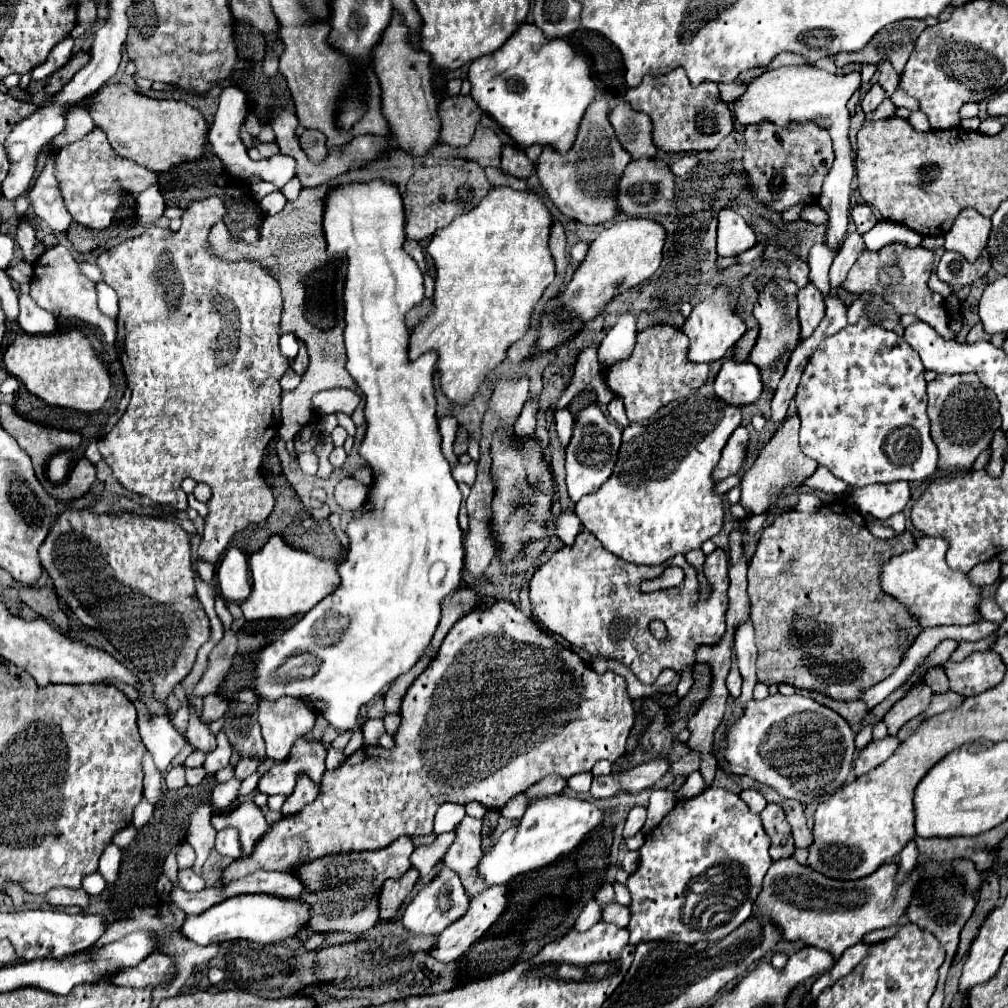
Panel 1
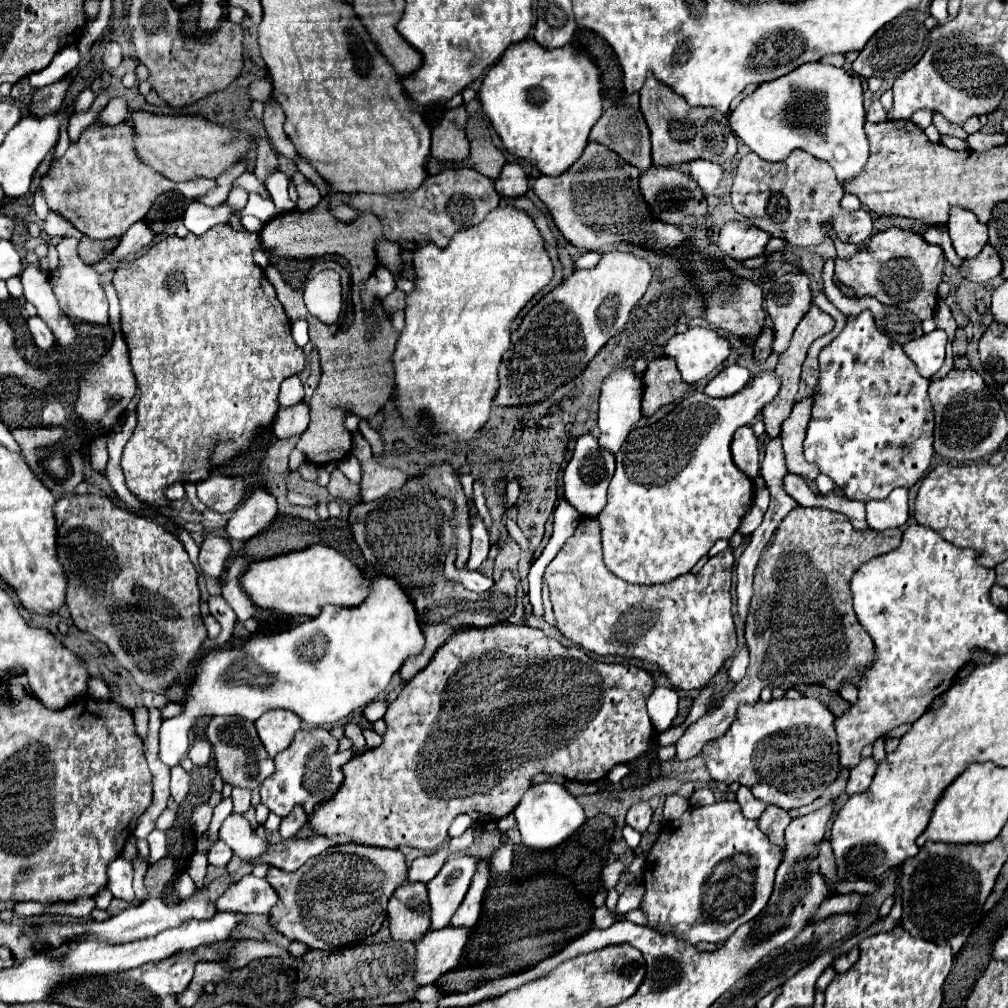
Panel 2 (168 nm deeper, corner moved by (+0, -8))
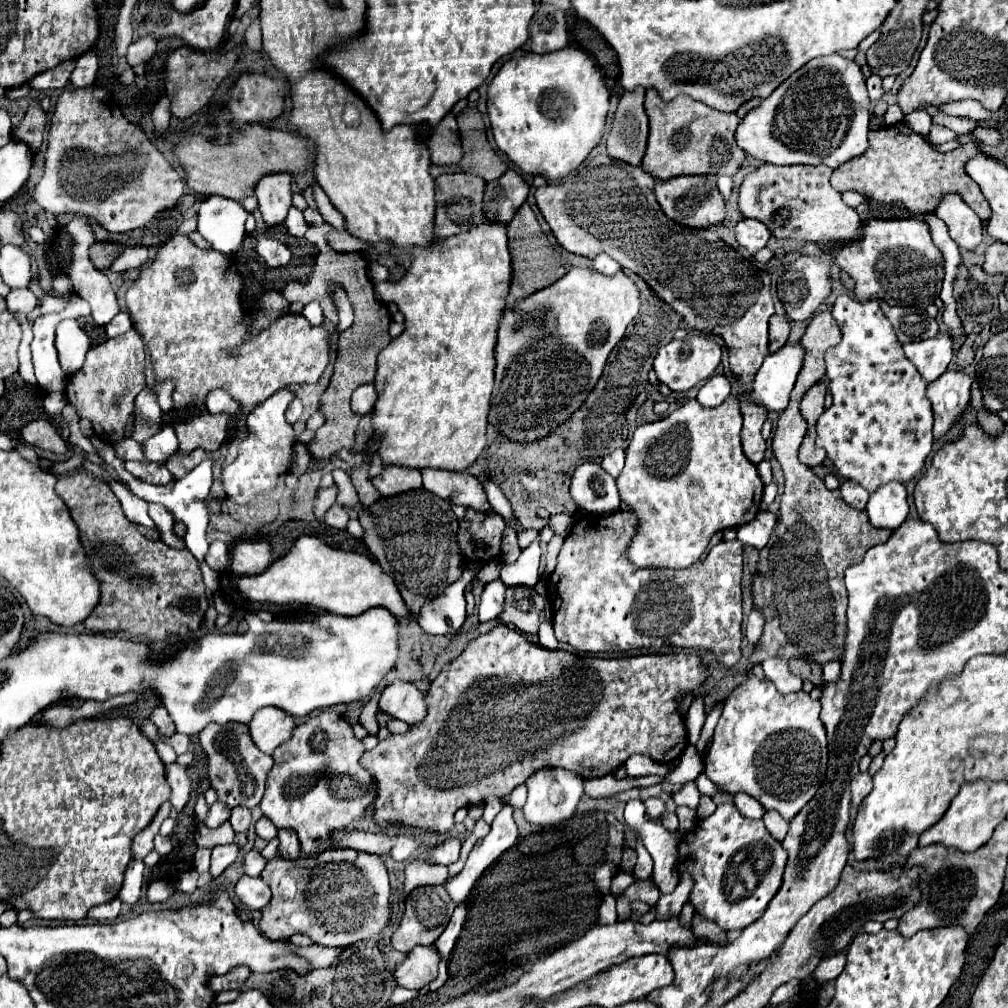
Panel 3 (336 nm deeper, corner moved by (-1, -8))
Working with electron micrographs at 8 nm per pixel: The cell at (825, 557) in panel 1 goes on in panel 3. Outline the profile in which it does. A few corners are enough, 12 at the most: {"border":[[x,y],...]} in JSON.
{"border":[[811,318],[773,430],[785,472],[751,584],[765,658],[841,660],[843,572],[893,534],[827,490],[797,448],[799,400],[839,344]]}

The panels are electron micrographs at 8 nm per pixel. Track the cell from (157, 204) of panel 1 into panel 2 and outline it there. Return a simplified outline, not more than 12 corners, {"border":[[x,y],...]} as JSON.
{"border":[[146,222],[134,224],[114,248],[124,260],[140,252],[154,238]]}

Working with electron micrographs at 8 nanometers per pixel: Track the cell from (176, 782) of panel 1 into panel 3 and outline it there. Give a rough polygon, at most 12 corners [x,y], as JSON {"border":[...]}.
{"border":[[167,764],[169,802],[181,812],[191,794],[191,780],[181,764]]}

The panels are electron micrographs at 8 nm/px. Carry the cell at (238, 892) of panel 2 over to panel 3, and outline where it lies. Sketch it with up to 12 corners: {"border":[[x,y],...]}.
{"border":[[241,876],[235,898],[249,910],[261,910],[271,890],[261,878]]}

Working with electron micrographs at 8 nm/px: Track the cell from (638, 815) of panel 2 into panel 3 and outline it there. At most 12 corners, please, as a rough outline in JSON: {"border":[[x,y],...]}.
{"border":[[659,798],[643,800],[645,812],[651,820],[659,818],[665,804]]}

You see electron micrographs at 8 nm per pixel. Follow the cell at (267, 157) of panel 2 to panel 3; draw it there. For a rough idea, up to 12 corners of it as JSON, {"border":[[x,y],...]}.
{"border":[[291,174],[259,178],[263,220],[281,224],[291,206]]}

